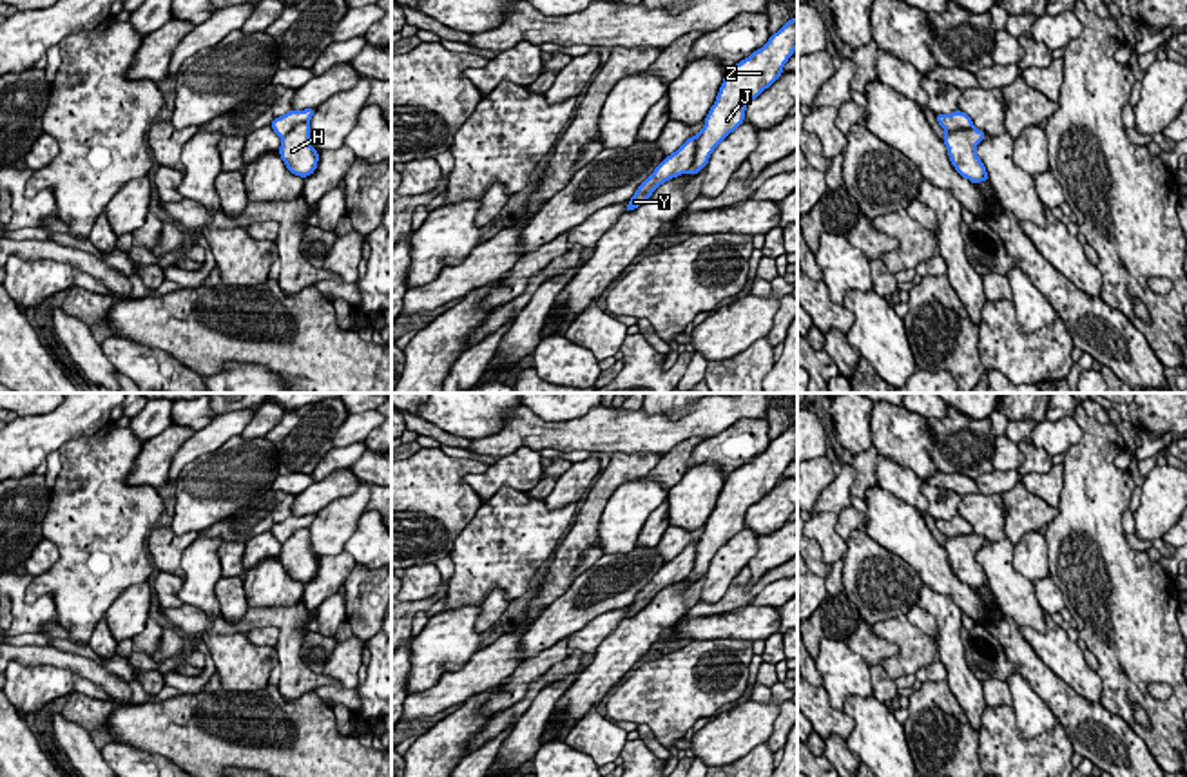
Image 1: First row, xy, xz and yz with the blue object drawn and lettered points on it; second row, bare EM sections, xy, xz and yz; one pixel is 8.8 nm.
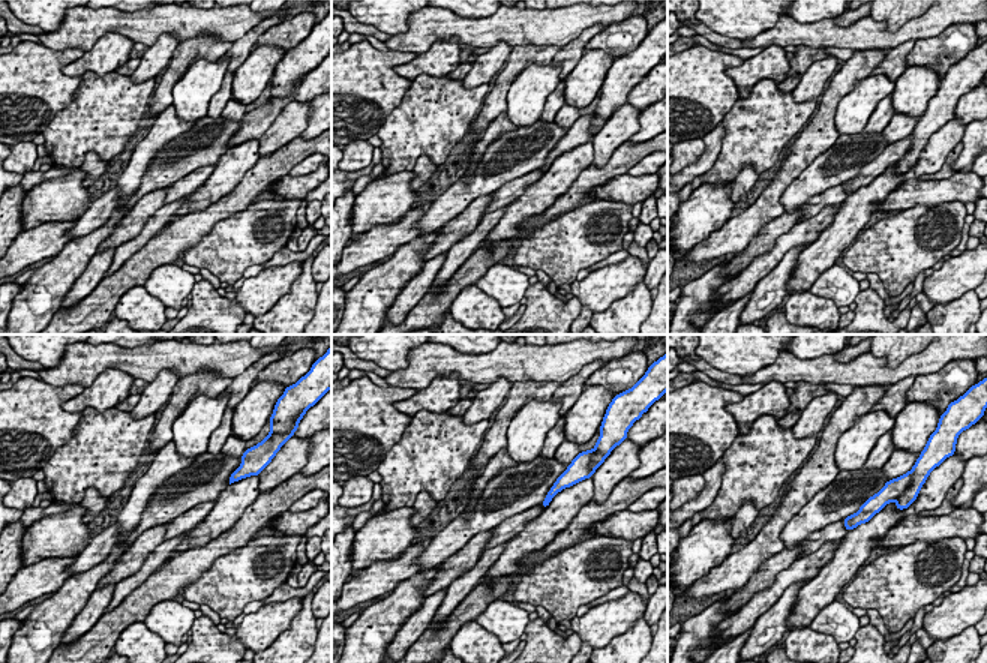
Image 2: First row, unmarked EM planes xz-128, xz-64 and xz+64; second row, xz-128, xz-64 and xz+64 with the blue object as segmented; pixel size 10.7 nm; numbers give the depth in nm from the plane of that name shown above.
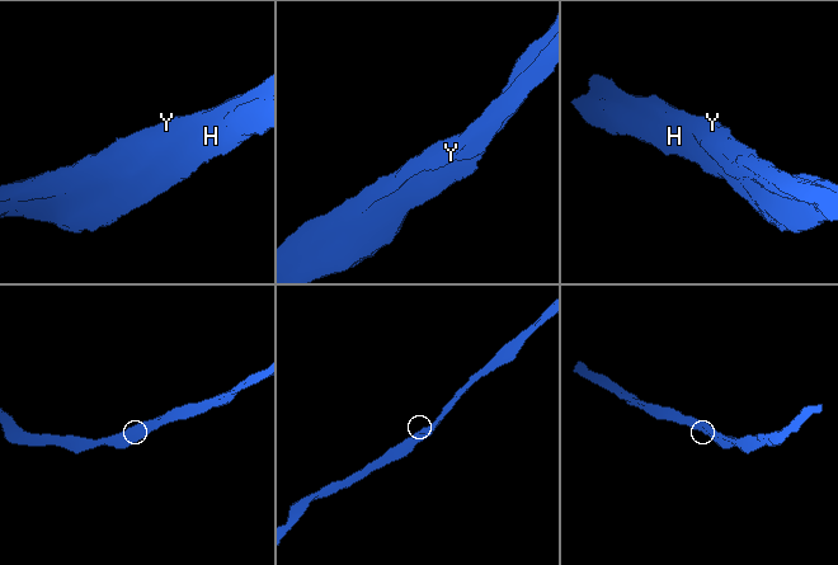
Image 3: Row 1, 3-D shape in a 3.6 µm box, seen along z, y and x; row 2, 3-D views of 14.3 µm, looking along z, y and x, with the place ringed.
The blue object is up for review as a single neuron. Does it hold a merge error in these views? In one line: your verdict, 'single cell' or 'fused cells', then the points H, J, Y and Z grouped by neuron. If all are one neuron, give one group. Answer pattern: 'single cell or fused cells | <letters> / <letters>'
single cell | H J Y Z

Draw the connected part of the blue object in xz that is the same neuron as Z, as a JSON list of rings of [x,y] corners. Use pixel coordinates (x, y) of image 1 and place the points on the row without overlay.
[[[797,422],[770,440],[761,455],[729,475],[700,540],[690,542],[676,558],[663,563],[629,605],[625,618],[636,616],[665,587],[685,578],[696,581],[705,574],[714,554],[745,527],[747,511],[783,480],[796,455]]]

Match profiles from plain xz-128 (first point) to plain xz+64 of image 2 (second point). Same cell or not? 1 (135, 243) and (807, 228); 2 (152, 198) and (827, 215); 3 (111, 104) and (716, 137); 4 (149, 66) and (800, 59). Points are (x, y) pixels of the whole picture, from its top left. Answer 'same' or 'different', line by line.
1: different
2: different
3: different
4: different

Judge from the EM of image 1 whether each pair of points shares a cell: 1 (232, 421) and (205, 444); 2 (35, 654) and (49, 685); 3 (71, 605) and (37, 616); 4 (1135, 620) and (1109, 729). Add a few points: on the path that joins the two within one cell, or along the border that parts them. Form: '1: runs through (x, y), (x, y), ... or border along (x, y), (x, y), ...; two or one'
1: runs through (225, 424), (212, 437); one
2: border along (19, 661), (26, 665), (66, 667), (75, 678); two
3: border along (31, 578), (26, 600), (49, 594), (57, 622); two
4: border along (1099, 703), (1117, 714), (1144, 741); two

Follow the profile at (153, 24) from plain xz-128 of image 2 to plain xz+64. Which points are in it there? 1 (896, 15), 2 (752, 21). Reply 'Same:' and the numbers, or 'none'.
Same: none

